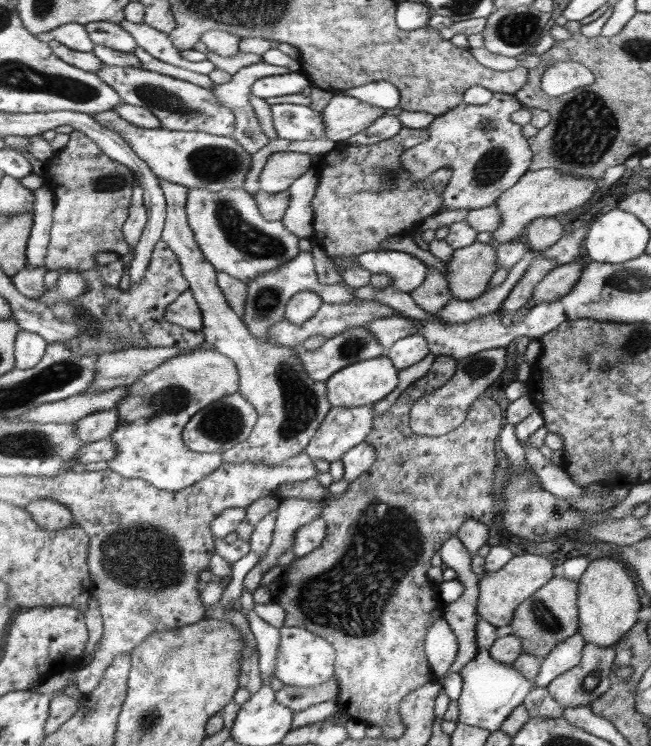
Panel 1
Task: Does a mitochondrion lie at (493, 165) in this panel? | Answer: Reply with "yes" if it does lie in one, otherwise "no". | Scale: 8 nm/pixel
yes

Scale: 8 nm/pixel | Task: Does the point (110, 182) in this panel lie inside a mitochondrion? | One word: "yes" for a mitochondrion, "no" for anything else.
yes

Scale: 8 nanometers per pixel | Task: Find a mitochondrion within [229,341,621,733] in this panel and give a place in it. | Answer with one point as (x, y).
(385, 543)

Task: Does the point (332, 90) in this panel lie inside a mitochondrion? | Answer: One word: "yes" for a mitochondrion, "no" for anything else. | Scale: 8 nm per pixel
no

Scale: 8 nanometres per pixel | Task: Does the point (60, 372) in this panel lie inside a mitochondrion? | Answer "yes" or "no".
yes

